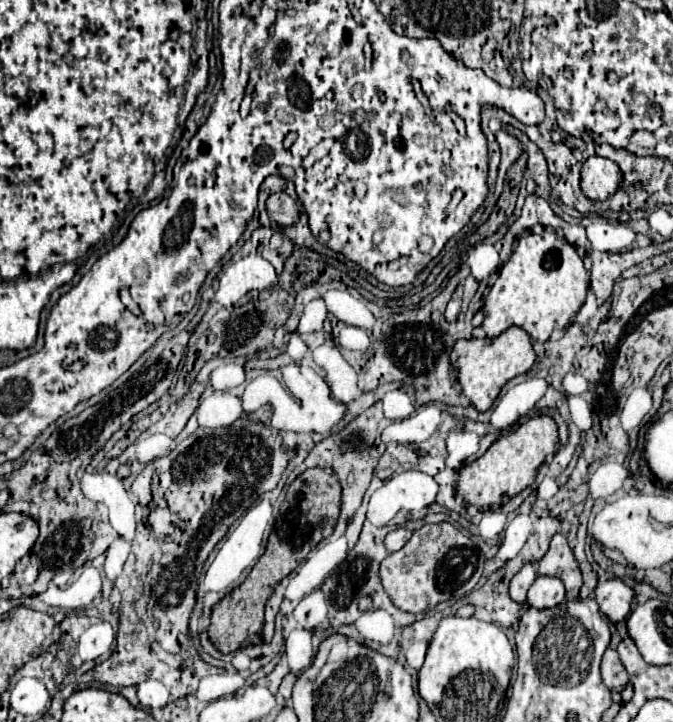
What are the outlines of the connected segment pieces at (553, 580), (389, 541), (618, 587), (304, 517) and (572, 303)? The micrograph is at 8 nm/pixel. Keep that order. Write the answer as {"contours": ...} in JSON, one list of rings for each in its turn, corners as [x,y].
{"contours":[[[[536,577],[528,591],[528,605],[536,609],[556,607],[564,601],[564,585],[558,577]]],[[[398,527],[398,529],[390,531],[388,537],[386,537],[386,549],[388,549],[388,553],[400,551],[408,543],[410,537],[412,537],[412,531],[406,529],[406,527]]],[[[618,577],[598,583],[596,587],[596,601],[600,605],[600,611],[612,621],[624,621],[632,611],[634,591]]],[[[306,469],[300,473],[292,485],[288,487],[286,499],[280,505],[280,513],[276,517],[274,531],[270,533],[266,553],[254,565],[246,581],[228,593],[214,609],[210,617],[210,641],[222,653],[234,653],[236,649],[244,647],[242,643],[248,637],[248,629],[254,621],[264,621],[264,605],[274,593],[274,587],[288,577],[300,561],[324,539],[334,531],[338,513],[340,513],[340,483],[330,469]]],[[[548,229],[544,233],[530,233],[518,239],[510,259],[502,265],[496,283],[484,299],[482,329],[488,337],[498,337],[508,327],[522,327],[534,341],[546,341],[554,329],[570,325],[586,299],[590,273],[584,269],[576,249]]]]}

